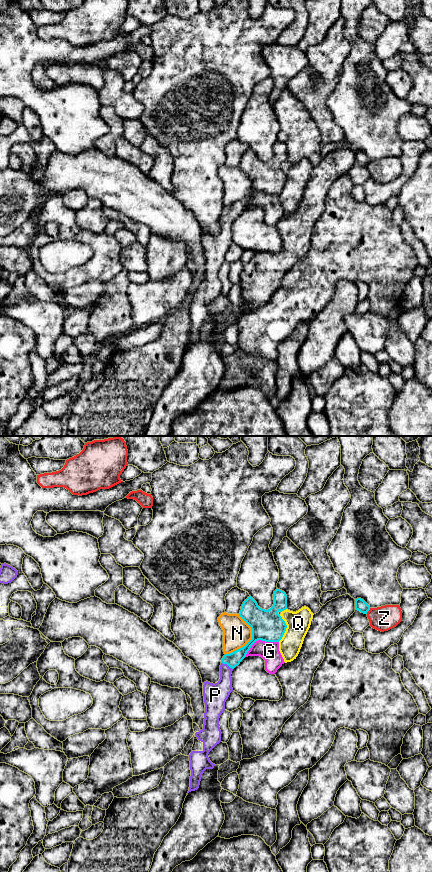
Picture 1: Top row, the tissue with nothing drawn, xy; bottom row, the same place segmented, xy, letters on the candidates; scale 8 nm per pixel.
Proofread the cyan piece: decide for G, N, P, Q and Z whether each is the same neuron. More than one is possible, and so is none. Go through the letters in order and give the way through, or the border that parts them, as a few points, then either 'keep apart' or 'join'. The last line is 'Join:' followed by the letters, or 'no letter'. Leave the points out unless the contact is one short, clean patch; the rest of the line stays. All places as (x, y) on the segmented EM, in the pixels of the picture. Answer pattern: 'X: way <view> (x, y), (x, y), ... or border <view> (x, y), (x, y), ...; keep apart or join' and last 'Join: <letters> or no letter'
G: border xy (278, 641), (257, 640), (245, 656); keep apart
N: keep apart
P: way xy (233, 659), (227, 664), (225, 684), (218, 693); join
Q: keep apart
Z: keep apart
Join: P

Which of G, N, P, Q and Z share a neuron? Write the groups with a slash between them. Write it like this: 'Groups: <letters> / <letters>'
Groups: G / N / P / Q / Z

